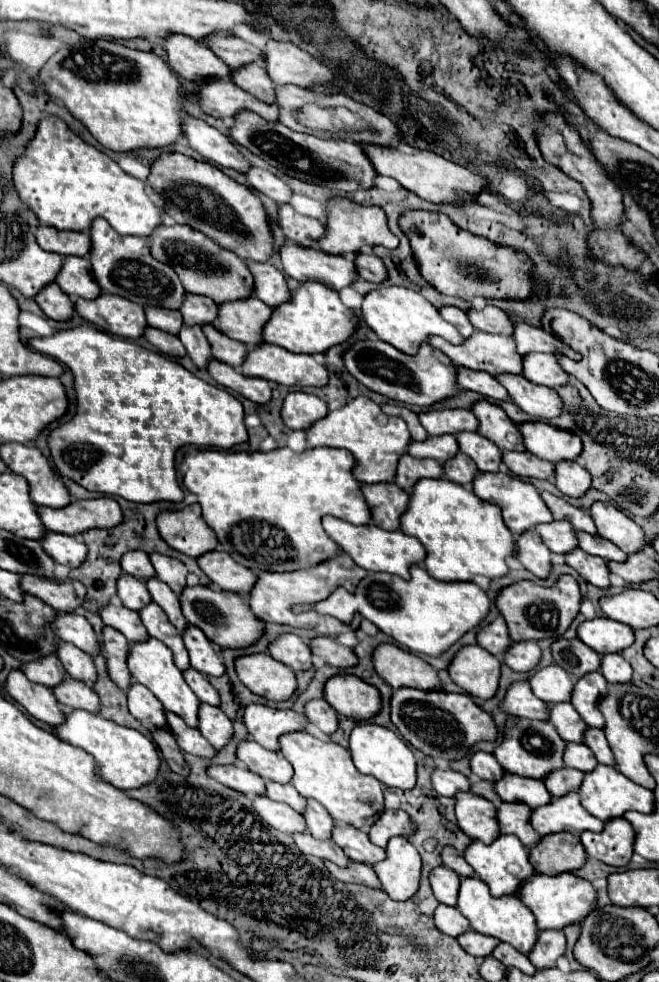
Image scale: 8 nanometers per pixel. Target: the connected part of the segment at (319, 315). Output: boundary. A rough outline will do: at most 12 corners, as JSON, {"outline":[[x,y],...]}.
{"outline":[[307,280],[273,308],[263,340],[301,354],[345,342],[357,316]]}

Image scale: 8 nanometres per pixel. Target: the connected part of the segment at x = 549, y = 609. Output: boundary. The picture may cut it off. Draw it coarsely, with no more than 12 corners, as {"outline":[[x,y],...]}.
{"outline":[[573,576],[519,580],[495,606],[509,638],[561,638],[579,612]]}

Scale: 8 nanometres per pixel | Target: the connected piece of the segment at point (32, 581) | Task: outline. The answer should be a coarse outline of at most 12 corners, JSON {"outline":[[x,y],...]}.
{"outline":[[21,574],[25,592],[57,612],[83,604],[85,586],[67,578],[57,582],[37,574]]}

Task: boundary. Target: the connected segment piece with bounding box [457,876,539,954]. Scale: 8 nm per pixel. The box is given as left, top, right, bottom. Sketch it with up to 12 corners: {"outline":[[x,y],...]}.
{"outline":[[461,878],[457,910],[471,930],[529,954],[539,930],[513,894]]}

